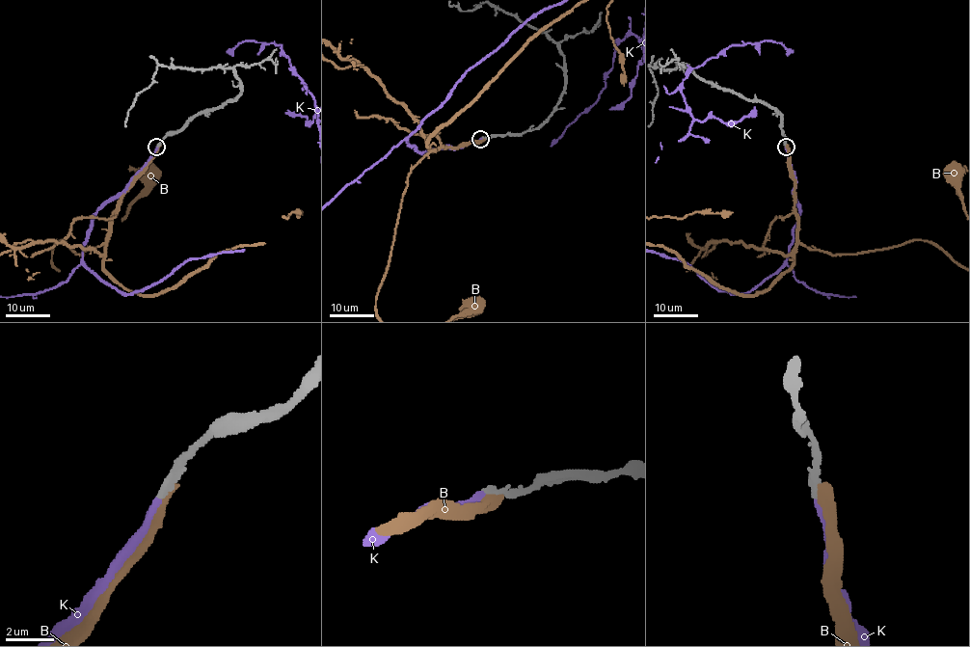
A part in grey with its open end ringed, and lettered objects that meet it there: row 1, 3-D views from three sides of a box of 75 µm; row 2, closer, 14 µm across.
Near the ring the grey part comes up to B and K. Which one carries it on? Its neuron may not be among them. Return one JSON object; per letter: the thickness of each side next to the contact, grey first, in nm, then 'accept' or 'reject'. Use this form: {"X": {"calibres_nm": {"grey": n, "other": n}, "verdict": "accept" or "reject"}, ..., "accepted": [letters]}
{"B": {"calibres_nm": {"grey": 400, "other": 500}, "verdict": "reject"}, "K": {"calibres_nm": {"grey": 360, "other": 340}, "verdict": "accept"}, "accepted": ["K"]}

